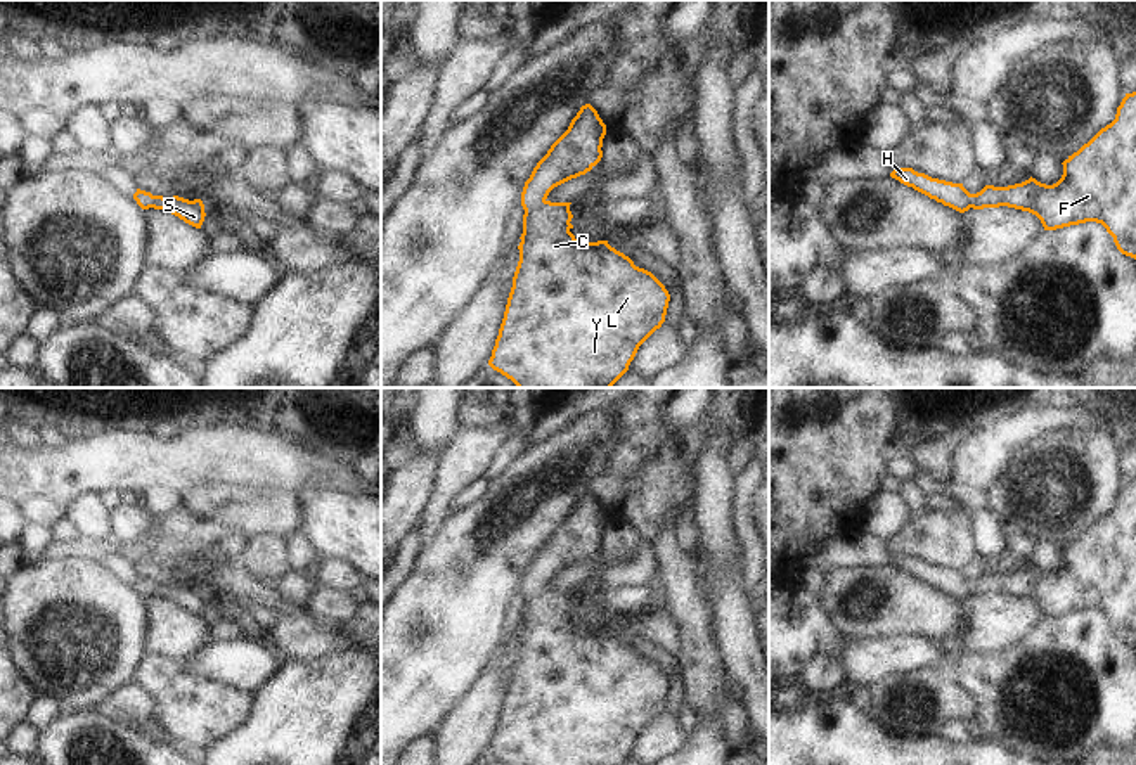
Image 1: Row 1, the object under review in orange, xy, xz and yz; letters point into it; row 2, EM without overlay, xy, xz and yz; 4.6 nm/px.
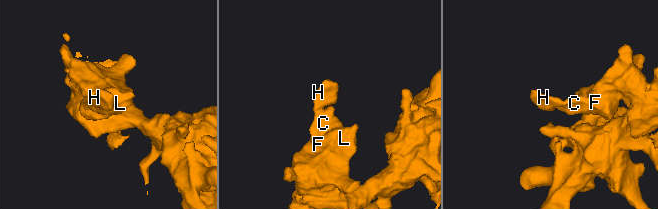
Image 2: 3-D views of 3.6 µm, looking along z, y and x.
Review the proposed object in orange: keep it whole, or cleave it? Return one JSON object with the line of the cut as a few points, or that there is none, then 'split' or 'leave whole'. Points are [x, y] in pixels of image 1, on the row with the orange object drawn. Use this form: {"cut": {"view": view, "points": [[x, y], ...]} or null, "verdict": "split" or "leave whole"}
{"cut": null, "verdict": "leave whole"}

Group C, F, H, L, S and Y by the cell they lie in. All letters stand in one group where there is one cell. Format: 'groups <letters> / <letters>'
groups C F H L S Y

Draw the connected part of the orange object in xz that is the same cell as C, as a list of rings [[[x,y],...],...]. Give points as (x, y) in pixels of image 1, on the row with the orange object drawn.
[[[585,104],[568,130],[537,163],[521,192],[523,234],[504,318],[488,365],[518,388],[611,388],[639,346],[665,322],[670,294],[608,241],[578,242],[570,232],[571,202],[551,202],[549,192],[591,171],[603,158],[606,125]]]

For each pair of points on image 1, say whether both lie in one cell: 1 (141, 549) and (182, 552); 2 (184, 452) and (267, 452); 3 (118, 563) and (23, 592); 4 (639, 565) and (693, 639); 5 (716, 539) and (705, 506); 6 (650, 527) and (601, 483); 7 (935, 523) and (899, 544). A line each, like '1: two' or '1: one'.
1: one
2: one
3: two
4: two
5: one
6: one
7: one

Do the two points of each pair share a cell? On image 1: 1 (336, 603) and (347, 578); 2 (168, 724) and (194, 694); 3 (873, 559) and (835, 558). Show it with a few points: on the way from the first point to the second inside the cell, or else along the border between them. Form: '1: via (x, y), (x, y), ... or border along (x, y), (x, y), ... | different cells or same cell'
1: border along (316, 584), (348, 594) | different cells
2: via (175, 717), (187, 701) | same cell
3: via (864, 558), (844, 558) | same cell

